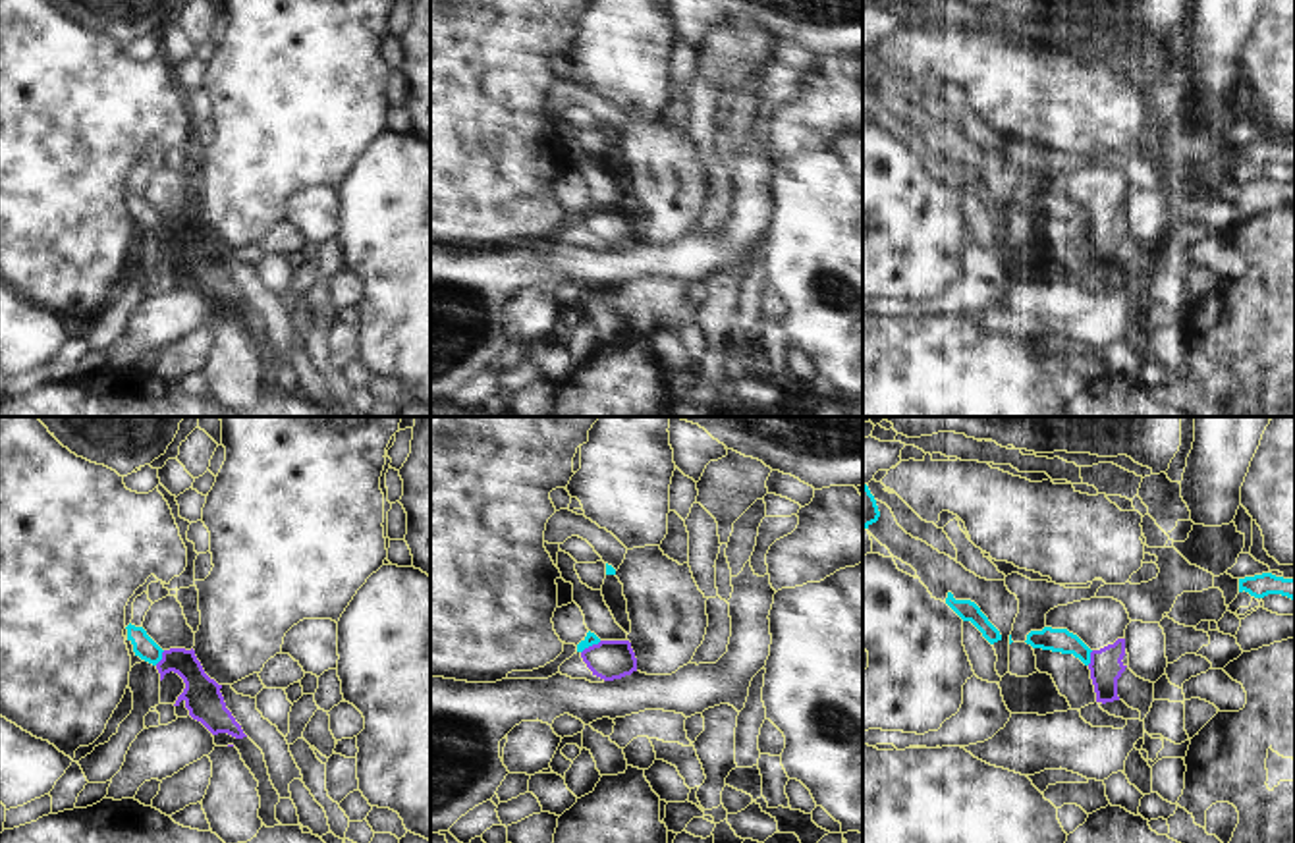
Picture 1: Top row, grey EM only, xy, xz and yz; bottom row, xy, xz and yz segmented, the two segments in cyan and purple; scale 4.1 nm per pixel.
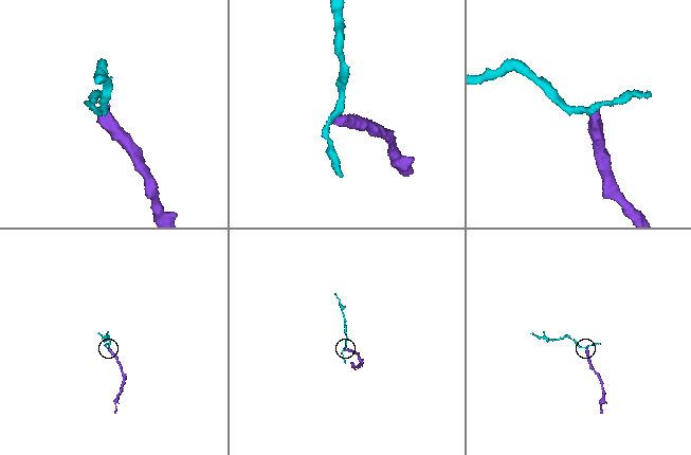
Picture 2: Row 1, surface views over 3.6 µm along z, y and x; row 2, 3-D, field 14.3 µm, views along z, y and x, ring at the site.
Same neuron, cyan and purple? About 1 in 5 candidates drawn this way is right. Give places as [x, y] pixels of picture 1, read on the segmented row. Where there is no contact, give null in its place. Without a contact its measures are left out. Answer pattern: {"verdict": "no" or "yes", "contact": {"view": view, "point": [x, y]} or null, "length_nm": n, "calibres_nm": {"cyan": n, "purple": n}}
{"verdict": "no", "contact": {"view": "xz", "point": [591, 645]}, "length_nm": 100, "calibres_nm": {"cyan": 50, "purple": 160}}

